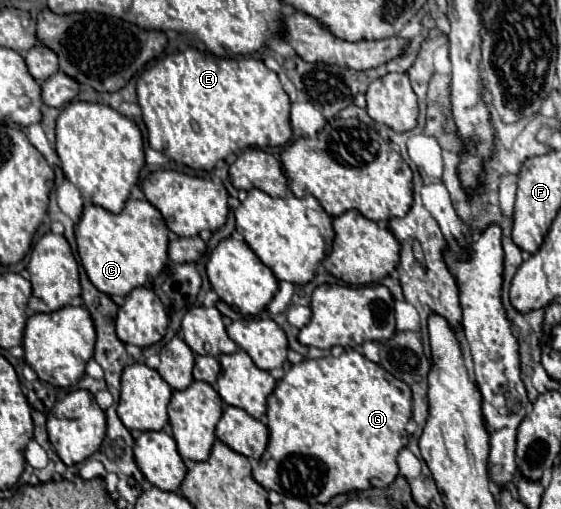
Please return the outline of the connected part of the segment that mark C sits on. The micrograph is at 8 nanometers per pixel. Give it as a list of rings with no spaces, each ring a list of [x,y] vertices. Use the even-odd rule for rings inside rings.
[[[127,200],[121,214],[111,214],[101,206],[87,204],[75,228],[77,253],[93,286],[109,296],[127,296],[139,286],[147,286],[167,264],[169,228],[161,212],[147,200]]]

